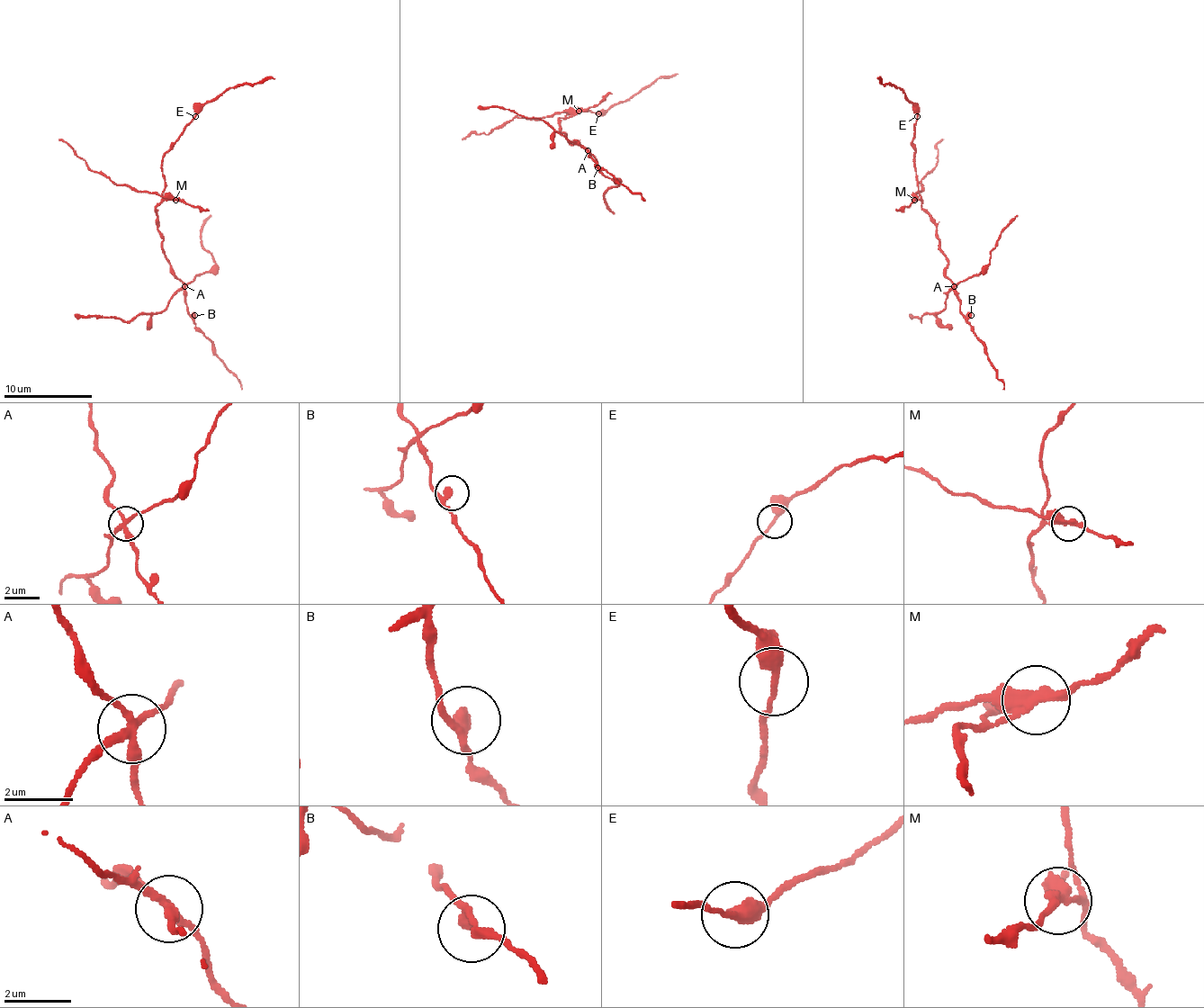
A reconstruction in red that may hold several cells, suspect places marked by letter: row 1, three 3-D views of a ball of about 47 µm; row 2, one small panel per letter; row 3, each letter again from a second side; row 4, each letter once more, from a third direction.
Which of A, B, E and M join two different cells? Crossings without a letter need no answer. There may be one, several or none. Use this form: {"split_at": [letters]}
{"split_at": ["A", "M"]}

